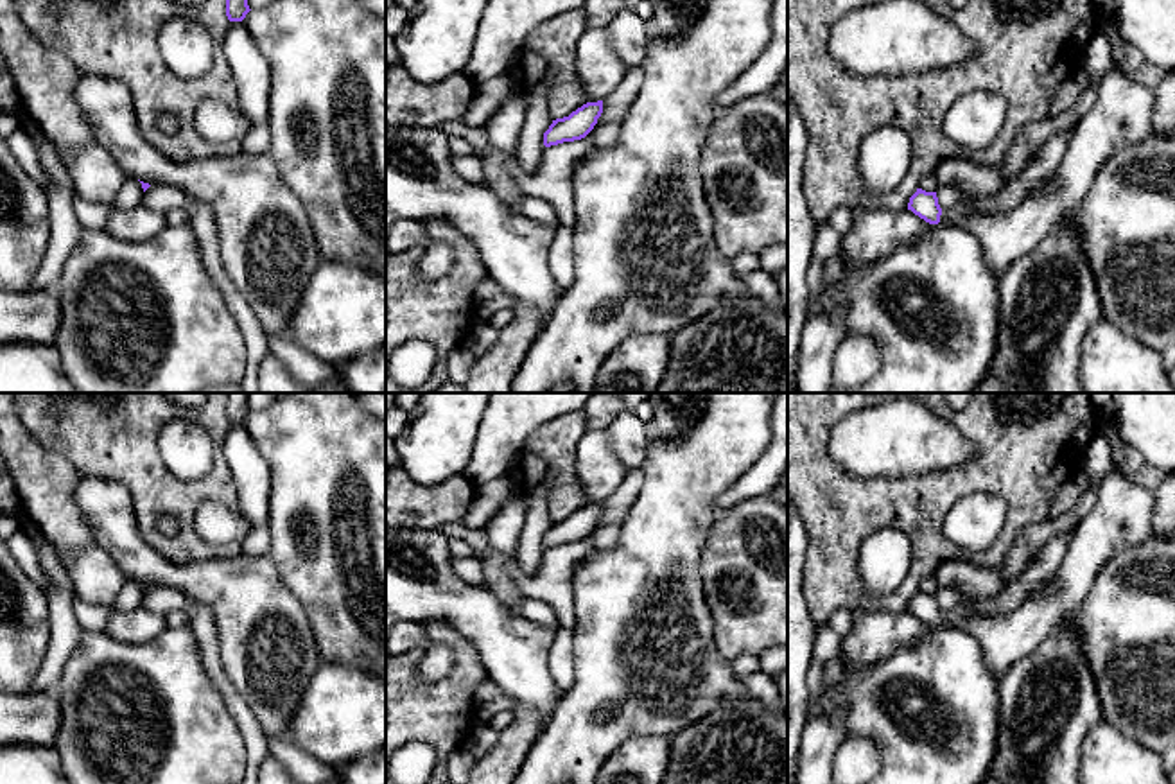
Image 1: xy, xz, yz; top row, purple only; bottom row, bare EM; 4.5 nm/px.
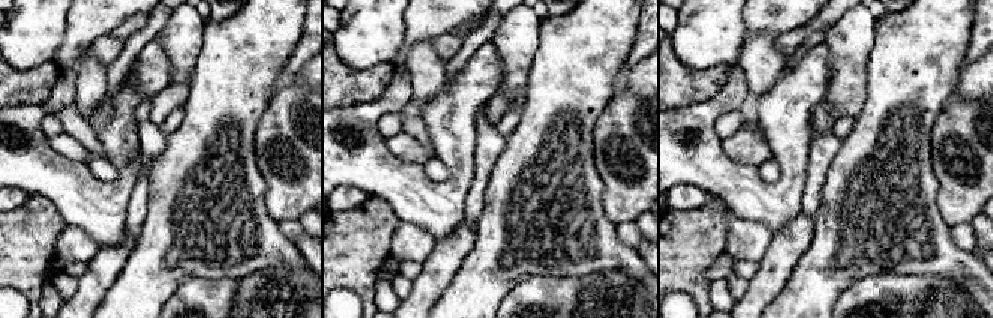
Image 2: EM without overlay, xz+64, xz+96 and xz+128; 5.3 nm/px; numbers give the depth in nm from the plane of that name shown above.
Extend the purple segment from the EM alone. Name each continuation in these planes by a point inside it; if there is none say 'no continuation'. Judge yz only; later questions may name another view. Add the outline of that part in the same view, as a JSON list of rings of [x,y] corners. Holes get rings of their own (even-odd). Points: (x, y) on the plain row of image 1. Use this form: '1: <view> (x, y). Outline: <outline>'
1: yz (1122, 515). Outline: [[[1103,422],[1103,427],[1110,445],[1110,470],[1094,508],[1076,526],[1049,587],[1008,614],[985,615],[965,605],[942,612],[942,626],[954,626],[979,642],[983,660],[999,682],[1078,608],[1112,554],[1152,538],[1153,493],[1134,484],[1123,470],[1127,443],[1118,425]]]

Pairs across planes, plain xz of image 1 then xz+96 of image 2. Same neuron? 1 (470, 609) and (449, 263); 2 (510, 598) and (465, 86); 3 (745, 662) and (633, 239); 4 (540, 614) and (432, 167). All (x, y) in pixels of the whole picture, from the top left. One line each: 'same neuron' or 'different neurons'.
1: different neurons
2: different neurons
3: same neuron
4: same neuron

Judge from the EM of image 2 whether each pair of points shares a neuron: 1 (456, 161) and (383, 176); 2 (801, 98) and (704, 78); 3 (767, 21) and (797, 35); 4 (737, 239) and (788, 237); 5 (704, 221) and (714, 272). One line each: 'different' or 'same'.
1: same
2: different
3: different
4: different
5: different

